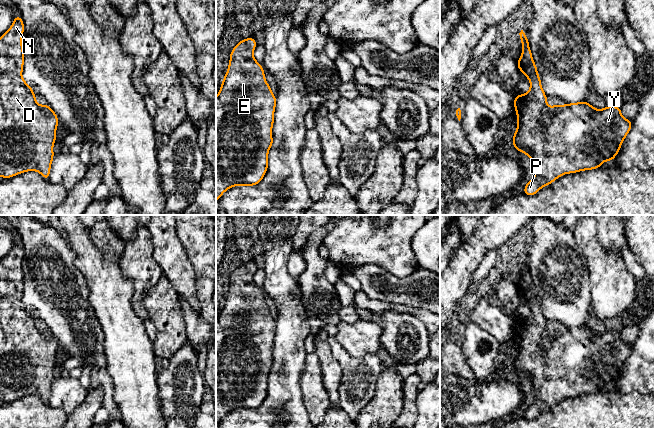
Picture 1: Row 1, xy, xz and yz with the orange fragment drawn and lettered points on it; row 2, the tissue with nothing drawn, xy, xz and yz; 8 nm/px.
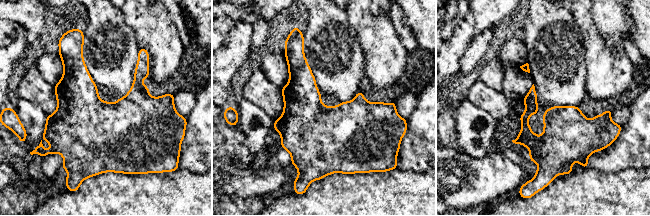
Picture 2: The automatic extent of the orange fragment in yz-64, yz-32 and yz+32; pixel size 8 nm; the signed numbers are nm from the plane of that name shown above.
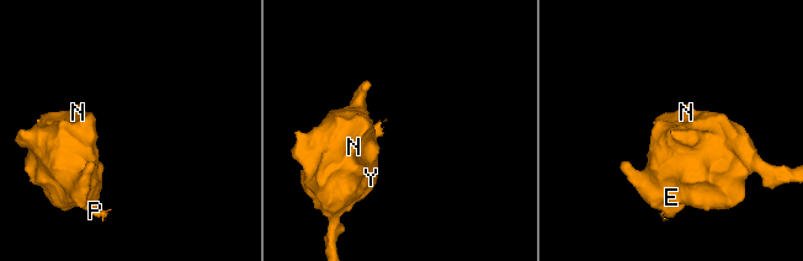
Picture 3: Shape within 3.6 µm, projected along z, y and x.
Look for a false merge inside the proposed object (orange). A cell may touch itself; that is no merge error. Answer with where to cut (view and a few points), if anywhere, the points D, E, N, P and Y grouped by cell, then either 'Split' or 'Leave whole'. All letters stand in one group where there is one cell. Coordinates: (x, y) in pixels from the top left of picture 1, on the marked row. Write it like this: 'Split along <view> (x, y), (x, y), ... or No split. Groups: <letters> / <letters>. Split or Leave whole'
No split. Groups: D E N P Y. Leave whole

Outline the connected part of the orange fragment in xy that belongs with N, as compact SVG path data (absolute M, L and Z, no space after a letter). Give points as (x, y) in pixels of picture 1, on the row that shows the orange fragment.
M14 17L11 27L0 37L0 177L11 178L27 171L39 172L48 180L58 116L47 105L39 105L34 90L22 78L24 22Z

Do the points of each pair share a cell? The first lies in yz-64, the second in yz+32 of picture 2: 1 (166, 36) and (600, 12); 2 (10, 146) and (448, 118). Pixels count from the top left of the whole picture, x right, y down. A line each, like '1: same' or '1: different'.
1: different
2: same

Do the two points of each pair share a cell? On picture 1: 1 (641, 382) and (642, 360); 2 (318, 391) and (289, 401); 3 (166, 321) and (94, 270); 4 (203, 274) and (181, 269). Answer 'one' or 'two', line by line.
1: one
2: two
3: two
4: two

